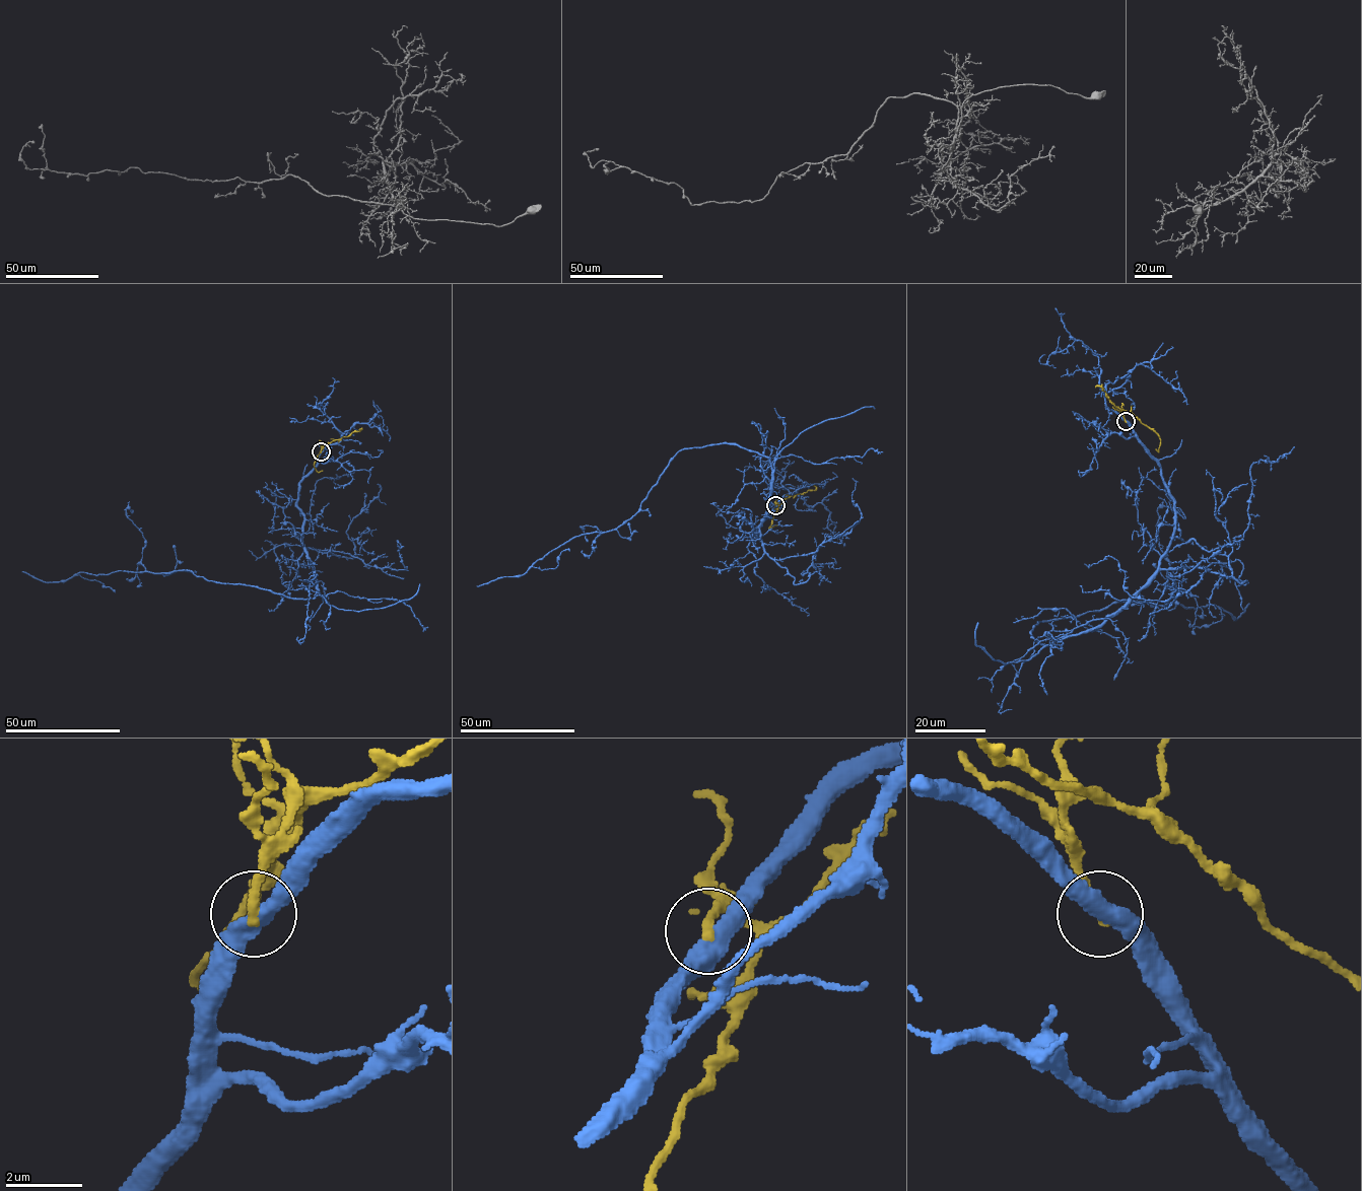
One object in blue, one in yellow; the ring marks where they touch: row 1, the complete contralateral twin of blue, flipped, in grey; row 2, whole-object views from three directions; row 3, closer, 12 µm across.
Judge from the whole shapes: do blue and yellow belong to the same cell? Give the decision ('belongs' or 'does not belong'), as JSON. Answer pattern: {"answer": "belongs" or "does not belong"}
{"answer": "does not belong"}

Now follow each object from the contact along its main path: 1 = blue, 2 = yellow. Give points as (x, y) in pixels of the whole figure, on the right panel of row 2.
1: (1126, 421), (1173, 501), (1167, 552), (1100, 625), (1031, 635), (1118, 602), (1234, 619), (1249, 604)
2: (1126, 421), (1121, 413), (1125, 410), (1117, 408), (1100, 386), (1095, 387)

